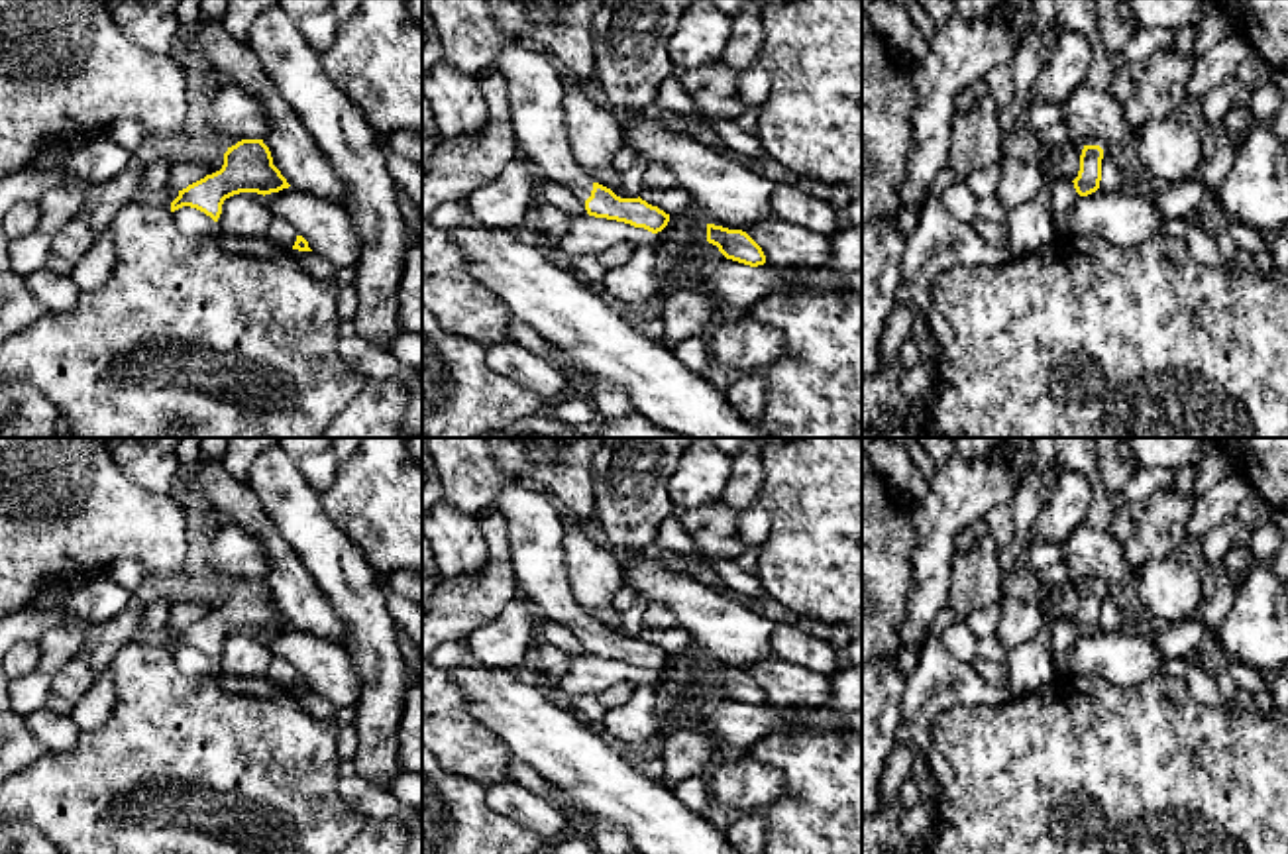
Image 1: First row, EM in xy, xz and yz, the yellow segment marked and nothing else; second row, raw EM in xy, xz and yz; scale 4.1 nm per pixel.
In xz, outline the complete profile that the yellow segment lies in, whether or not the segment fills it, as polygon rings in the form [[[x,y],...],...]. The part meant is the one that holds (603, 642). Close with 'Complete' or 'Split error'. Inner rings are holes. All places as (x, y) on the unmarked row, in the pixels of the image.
[[[509,477],[495,493],[493,507],[507,522],[518,593],[548,616],[571,628],[589,656],[607,658],[662,671],[670,654],[638,638],[620,638],[611,628],[593,622],[573,599],[562,538],[565,524],[556,501],[542,491]]]. Split error

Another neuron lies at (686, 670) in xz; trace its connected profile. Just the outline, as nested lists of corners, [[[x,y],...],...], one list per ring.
[[[693,644],[670,654],[668,666],[656,673],[654,681],[660,736],[666,736],[662,726],[681,709],[687,709],[693,691],[703,683],[707,683],[707,662]]]

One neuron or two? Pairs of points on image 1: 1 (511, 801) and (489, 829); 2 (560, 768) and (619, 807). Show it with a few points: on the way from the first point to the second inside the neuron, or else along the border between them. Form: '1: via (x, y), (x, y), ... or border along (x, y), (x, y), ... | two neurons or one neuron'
1: border along (485, 788), (485, 801), (493, 809), (536, 833) | two neurons
2: via (574, 772), (584, 772), (605, 794) | one neuron

